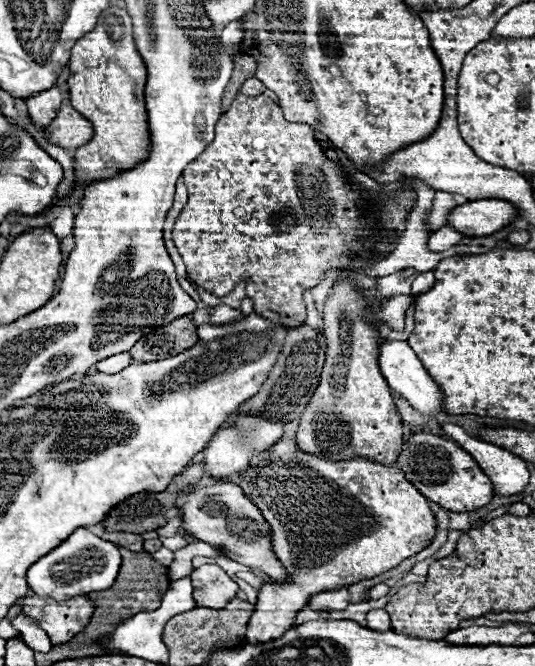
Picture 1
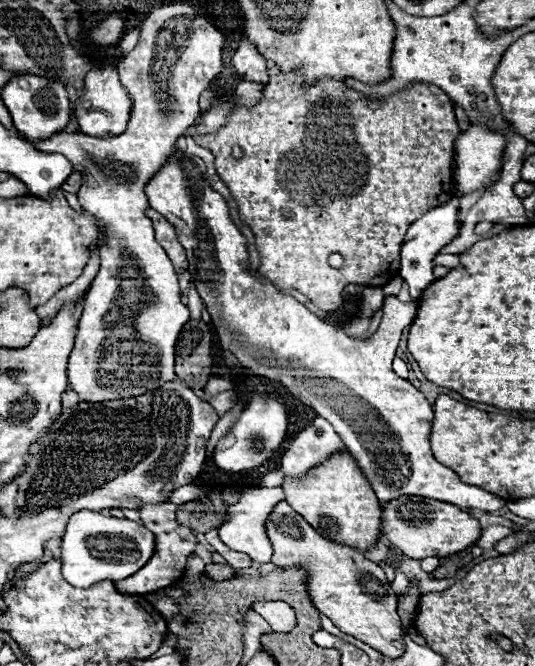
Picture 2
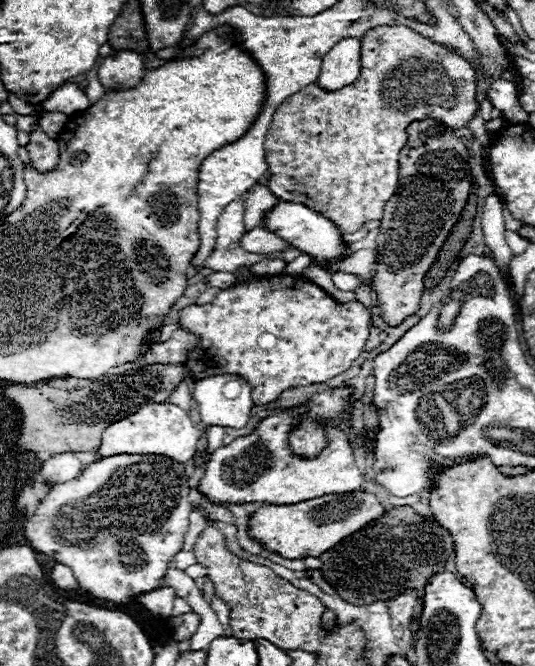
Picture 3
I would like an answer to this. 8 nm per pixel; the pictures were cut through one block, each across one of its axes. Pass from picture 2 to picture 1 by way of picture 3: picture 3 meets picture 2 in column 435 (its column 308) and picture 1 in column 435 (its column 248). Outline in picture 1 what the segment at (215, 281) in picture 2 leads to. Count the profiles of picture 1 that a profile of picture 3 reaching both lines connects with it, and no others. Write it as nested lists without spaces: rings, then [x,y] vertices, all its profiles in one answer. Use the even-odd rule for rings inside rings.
[[[422,430],[408,432],[402,442],[400,458],[396,466],[406,474],[406,478],[432,502],[440,504],[450,512],[472,512],[490,504],[494,492],[490,478],[480,470],[476,460],[462,450],[456,442],[446,440],[436,434]]]

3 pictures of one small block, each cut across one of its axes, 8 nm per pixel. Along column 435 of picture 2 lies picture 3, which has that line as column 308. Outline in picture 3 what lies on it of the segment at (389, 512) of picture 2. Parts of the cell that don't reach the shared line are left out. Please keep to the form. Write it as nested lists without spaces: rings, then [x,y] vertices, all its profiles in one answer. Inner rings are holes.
[[[346,492],[346,494],[326,494],[320,498],[304,500],[298,504],[264,504],[248,518],[248,536],[260,542],[270,552],[282,558],[318,558],[330,546],[338,544],[342,538],[354,534],[368,522],[380,518],[384,506],[370,492]]]

